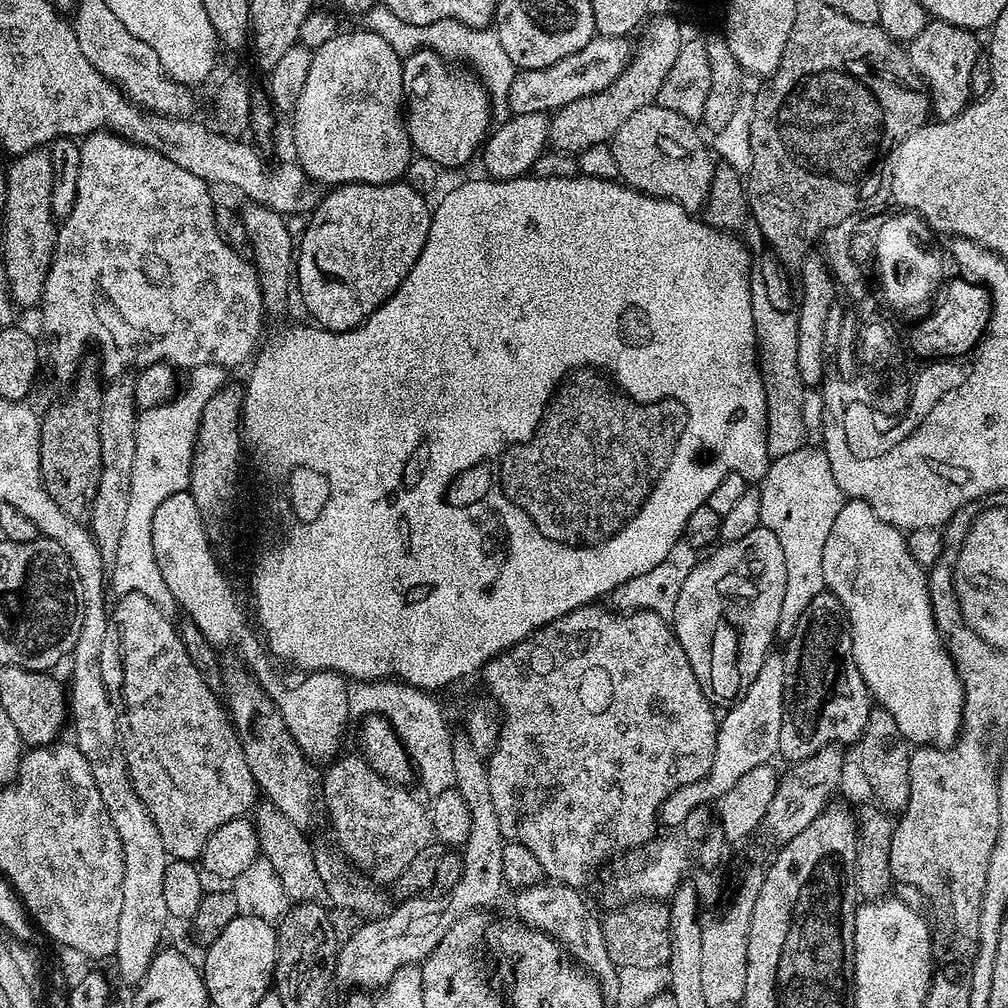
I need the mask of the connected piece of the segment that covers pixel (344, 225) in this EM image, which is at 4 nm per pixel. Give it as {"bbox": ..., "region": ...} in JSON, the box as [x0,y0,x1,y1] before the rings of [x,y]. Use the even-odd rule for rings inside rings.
{"bbox":[294,182,432,332],"region":[[[407,182],[395,184],[342,184],[331,189],[328,197],[321,199],[310,213],[308,225],[304,228],[304,237],[299,237],[298,251],[294,256],[294,284],[300,287],[300,300],[304,308],[313,316],[315,323],[329,332],[349,332],[351,328],[357,328],[368,316],[381,308],[391,296],[398,290],[398,286],[410,274],[414,262],[418,262],[418,254],[422,254],[422,246],[426,246],[426,238],[430,234],[430,222],[432,221],[432,208],[424,201],[425,193],[414,189]]]}

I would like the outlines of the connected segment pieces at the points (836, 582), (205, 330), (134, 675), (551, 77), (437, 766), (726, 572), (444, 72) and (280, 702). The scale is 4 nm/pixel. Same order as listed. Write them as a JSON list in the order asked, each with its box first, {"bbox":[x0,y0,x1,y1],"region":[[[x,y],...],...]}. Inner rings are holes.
[{"bbox":[822,499,964,746],"region":[[[845,499],[842,510],[838,510],[838,518],[834,518],[834,526],[826,538],[826,546],[822,546],[822,574],[824,575],[824,587],[829,592],[833,592],[842,602],[846,610],[846,618],[850,626],[850,642],[852,643],[852,653],[854,662],[858,666],[858,674],[862,674],[862,682],[868,688],[869,697],[879,707],[884,708],[898,722],[898,730],[902,730],[905,740],[912,746],[947,746],[955,744],[956,739],[960,737],[962,725],[964,722],[964,687],[960,681],[960,673],[956,670],[956,664],[952,661],[952,655],[949,654],[947,647],[936,628],[936,619],[932,613],[932,592],[928,588],[928,580],[925,569],[920,567],[908,549],[908,542],[905,533],[901,529],[890,526],[882,522],[874,514],[874,510],[866,502],[861,500]]]},{"bbox":[38,132,266,386],"region":[[[91,132],[83,137],[80,144],[80,169],[78,170],[78,190],[76,202],[70,214],[63,217],[56,233],[56,249],[52,255],[52,265],[46,278],[44,298],[39,305],[38,313],[44,319],[44,332],[52,339],[52,372],[56,380],[64,386],[71,385],[77,379],[76,367],[84,356],[88,344],[96,344],[100,351],[100,364],[104,367],[103,375],[108,378],[120,378],[128,371],[148,368],[151,364],[170,364],[177,370],[191,370],[198,366],[217,364],[219,368],[231,370],[239,364],[247,365],[253,359],[258,345],[261,343],[260,331],[264,328],[266,313],[260,279],[256,276],[255,267],[247,259],[244,260],[239,251],[231,248],[222,238],[218,238],[218,226],[214,222],[217,205],[212,204],[212,192],[205,180],[190,174],[190,170],[182,170],[178,162],[170,162],[170,158],[162,158],[149,148],[132,144],[112,132]]]},{"bbox":[102,592,258,861],"region":[[[137,592],[119,597],[111,605],[106,642],[102,646],[102,682],[116,711],[132,785],[146,810],[150,810],[150,818],[154,818],[154,826],[162,834],[169,857],[199,861],[210,834],[218,826],[251,813],[258,800],[254,774],[246,766],[244,748],[221,697],[212,692],[190,660],[173,617]]]},{"bbox":[508,34,634,115],"region":[[[596,34],[577,53],[570,54],[553,65],[544,69],[526,68],[517,71],[508,95],[509,109],[518,115],[535,112],[552,114],[557,108],[570,102],[578,102],[578,98],[589,96],[598,90],[606,90],[606,86],[610,86],[610,82],[614,82],[614,78],[622,74],[622,70],[632,58],[634,48],[628,43],[630,40],[627,36]]]},{"bbox":[360,679,454,797],"region":[[[395,679],[377,680],[374,686],[364,686],[360,692],[360,708],[364,714],[390,718],[398,738],[403,742],[408,757],[412,759],[415,779],[429,792],[429,797],[442,794],[454,787],[454,728],[444,717],[444,708],[427,691],[413,688]]]},{"bbox":[670,526,786,706],"region":[[[763,526],[750,530],[738,542],[713,547],[705,556],[708,556],[705,560],[704,557],[697,559],[694,570],[686,577],[678,602],[674,602],[670,623],[682,650],[686,650],[686,658],[690,658],[694,678],[698,678],[698,686],[702,686],[706,698],[714,706],[731,706],[746,694],[776,640],[782,597],[786,595],[786,558],[782,558],[778,538]]]},{"bbox":[402,48,494,169],"region":[[[419,48],[414,54],[403,57],[402,63],[404,66],[402,82],[406,97],[406,123],[413,149],[419,155],[438,162],[440,166],[463,169],[467,165],[465,164],[467,160],[481,151],[490,132],[488,123],[493,123],[494,120],[487,89],[479,79],[473,78],[467,71],[466,73],[459,72],[456,69],[459,67],[453,66],[445,57],[437,56],[429,48]]]},{"bbox":[249,664,350,761],"region":[[[270,664],[249,665],[250,674],[259,686],[278,706],[287,729],[306,758],[311,761],[335,759],[341,753],[341,746],[350,720],[349,681],[335,671],[307,673],[296,686],[286,688],[275,668]]]}]

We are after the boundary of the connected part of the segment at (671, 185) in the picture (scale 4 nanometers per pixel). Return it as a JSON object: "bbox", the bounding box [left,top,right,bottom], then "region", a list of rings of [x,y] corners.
{"bbox":[610,103,714,213],"region":[[[654,103],[649,108],[630,114],[618,134],[614,134],[610,147],[623,183],[647,196],[673,200],[687,212],[695,213],[705,207],[712,181],[714,156],[709,145],[696,133],[697,125]]]}

